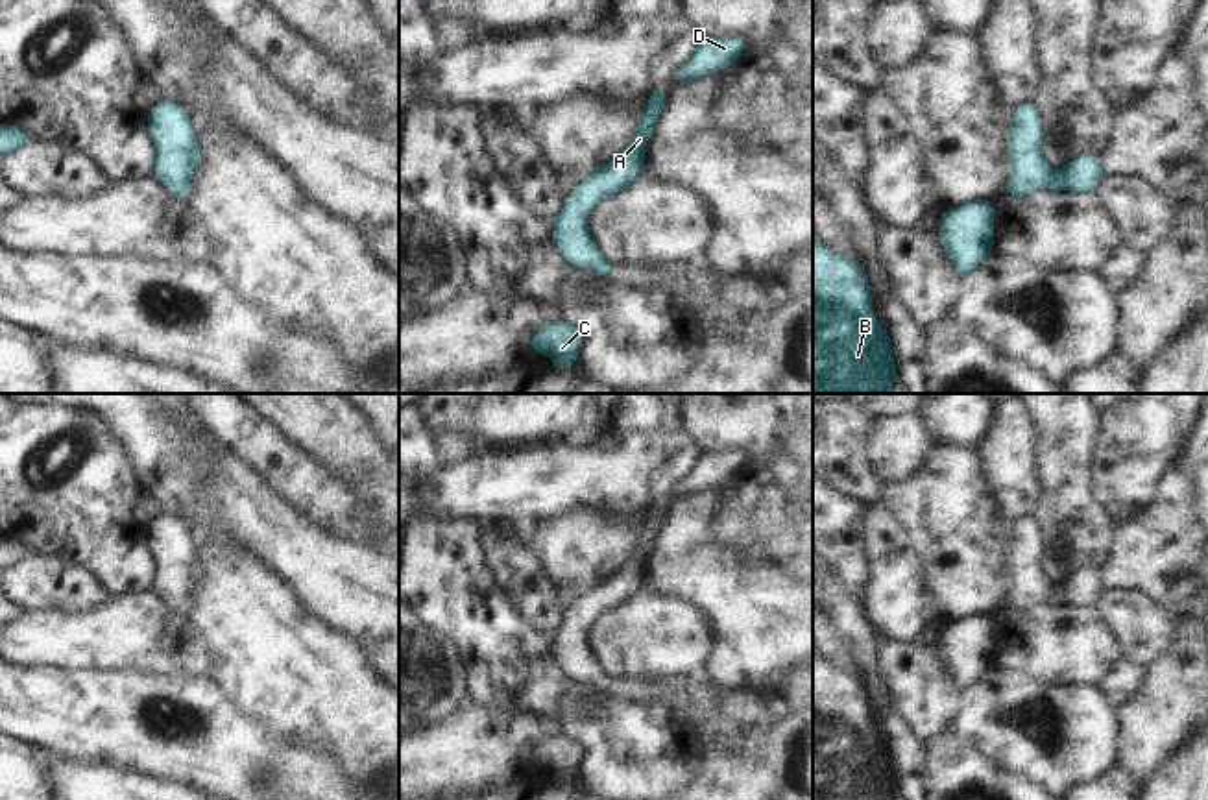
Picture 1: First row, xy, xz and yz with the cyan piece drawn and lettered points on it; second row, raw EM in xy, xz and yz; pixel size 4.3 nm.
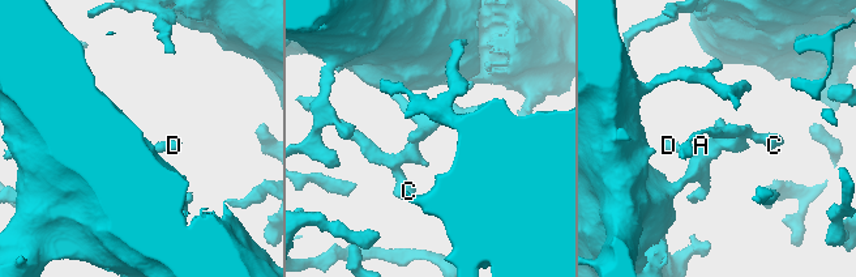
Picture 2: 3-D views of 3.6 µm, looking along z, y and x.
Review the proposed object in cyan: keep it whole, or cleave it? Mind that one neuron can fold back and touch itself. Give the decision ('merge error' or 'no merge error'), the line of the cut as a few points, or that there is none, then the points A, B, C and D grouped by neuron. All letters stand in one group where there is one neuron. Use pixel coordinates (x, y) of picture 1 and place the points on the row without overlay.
no merge error | no cut | A B C D

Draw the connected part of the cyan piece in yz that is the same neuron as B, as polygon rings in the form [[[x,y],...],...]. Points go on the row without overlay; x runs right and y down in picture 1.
[[[813,647],[813,800],[894,800],[896,774],[888,743],[876,735],[870,721],[868,685],[846,669],[833,667]]]

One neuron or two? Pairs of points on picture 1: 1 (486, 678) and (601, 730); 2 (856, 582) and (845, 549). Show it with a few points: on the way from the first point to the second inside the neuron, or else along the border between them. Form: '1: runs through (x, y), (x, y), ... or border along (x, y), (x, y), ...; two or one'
1: border along (573, 682), (551, 715); two
2: runs through (854, 575), (846, 557); one

